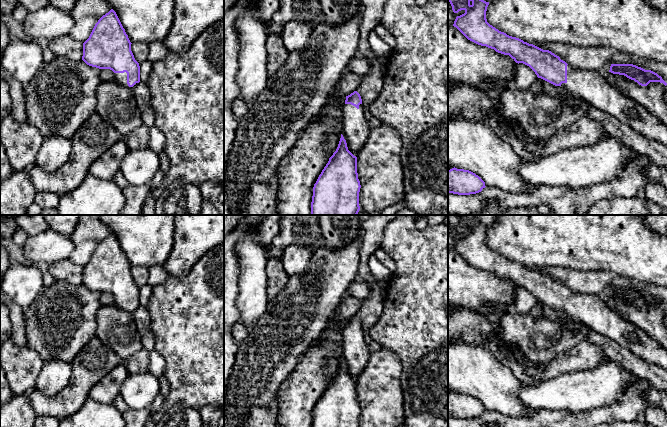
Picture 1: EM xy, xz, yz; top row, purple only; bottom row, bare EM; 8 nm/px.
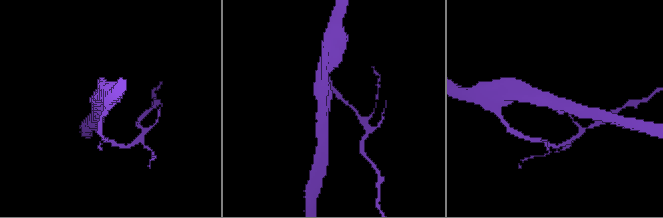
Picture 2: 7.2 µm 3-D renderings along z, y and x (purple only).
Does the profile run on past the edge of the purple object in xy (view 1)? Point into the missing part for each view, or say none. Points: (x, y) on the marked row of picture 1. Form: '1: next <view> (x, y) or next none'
1: next xy (121, 78)

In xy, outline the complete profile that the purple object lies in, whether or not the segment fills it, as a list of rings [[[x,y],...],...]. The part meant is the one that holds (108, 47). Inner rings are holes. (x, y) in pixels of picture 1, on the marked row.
[[[111,9],[98,20],[89,38],[83,43],[82,60],[89,66],[112,70],[115,81],[133,89],[140,82],[140,66],[131,51],[131,44],[116,12]]]

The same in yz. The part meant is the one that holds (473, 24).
[[[484,0],[448,1],[454,13],[458,13],[461,10],[465,11],[464,14],[456,17],[453,26],[468,40],[478,45],[494,49],[498,53],[509,55],[516,63],[523,63],[529,66],[538,78],[555,86],[562,86],[569,94],[580,97],[593,107],[615,117],[637,133],[667,146],[667,126],[661,123],[640,104],[623,95],[618,89],[610,86],[605,76],[601,73],[589,69],[576,69],[549,50],[543,50],[533,44],[499,31],[487,22],[486,11],[489,2]]]

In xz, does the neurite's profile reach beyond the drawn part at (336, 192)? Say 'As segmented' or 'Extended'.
Extended

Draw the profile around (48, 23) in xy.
[[[51,5],[28,13],[23,21],[28,40],[46,44],[55,38],[68,35],[74,25],[72,16]]]

